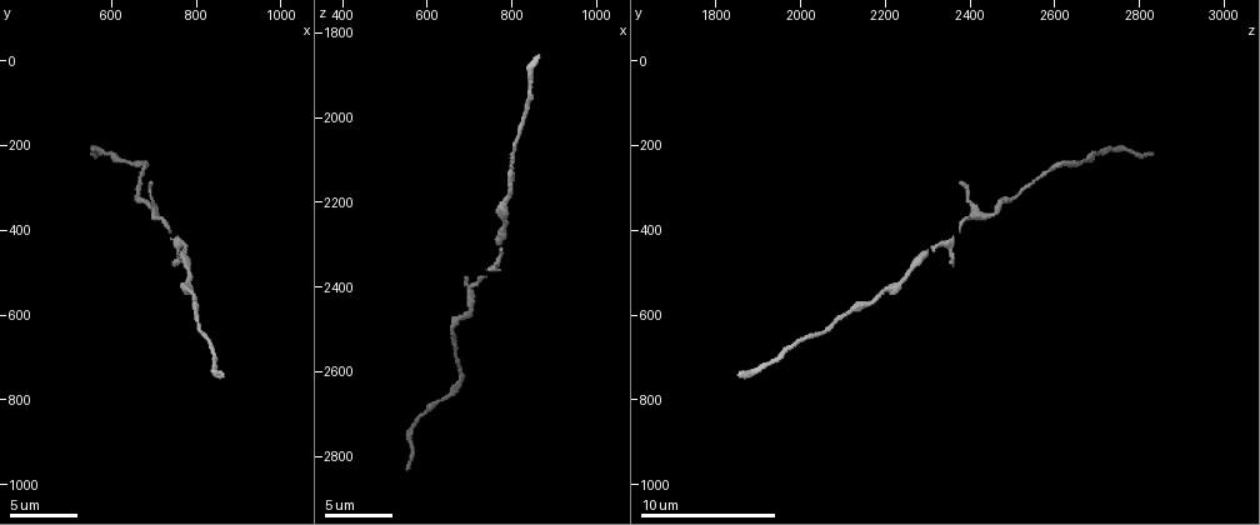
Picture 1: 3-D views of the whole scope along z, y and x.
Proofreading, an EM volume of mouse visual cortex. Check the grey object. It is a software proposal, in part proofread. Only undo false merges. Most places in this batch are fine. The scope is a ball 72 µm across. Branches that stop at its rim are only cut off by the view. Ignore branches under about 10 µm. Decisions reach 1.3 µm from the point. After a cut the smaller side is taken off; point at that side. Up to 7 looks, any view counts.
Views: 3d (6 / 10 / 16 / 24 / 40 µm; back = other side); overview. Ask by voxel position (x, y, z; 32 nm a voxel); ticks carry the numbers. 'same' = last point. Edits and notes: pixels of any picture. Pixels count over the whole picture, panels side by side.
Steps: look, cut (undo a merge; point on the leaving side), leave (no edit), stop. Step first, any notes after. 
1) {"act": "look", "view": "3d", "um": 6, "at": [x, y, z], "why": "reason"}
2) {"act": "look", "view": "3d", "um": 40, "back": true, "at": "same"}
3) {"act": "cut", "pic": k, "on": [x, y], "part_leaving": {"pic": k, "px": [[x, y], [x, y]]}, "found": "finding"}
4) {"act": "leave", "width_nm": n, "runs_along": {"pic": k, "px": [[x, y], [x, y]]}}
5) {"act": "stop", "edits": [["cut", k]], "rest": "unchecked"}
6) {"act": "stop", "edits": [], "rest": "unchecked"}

{"act": "look", "view": "3d", "um": 6, "at": [650, 240, 2660], "why": "a narrow waist"}

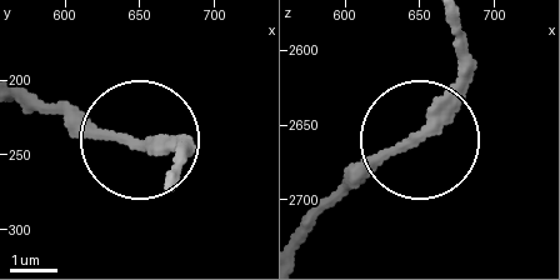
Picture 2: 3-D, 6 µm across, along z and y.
{"act": "look", "view": "3d", "um": 6, "back": true, "at": [646, 240, 2660], "why": "from behind"}

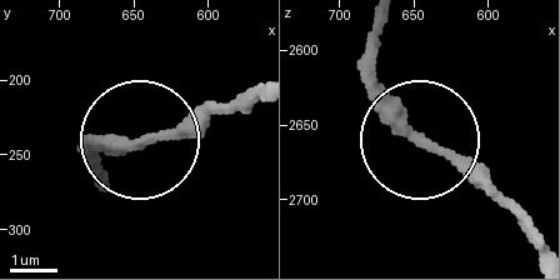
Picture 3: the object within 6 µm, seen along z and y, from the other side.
{"act": "leave", "width_nm": 260, "found": "continuous, no second neuron"}

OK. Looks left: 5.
{"act": "look", "view": "3d", "um": 10, "at": [785, 535, 2200], "why": "calibre changes"}

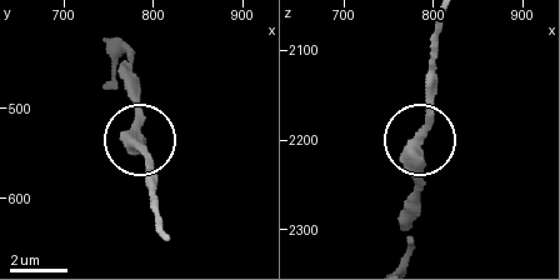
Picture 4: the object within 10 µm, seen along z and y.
{"act": "leave", "runs_along": {"pic": 4, "px": [[404, 253], [413, 153], [433, 90]]}, "found": "one neuron here"}

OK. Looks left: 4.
{"act": "look", "view": "3d", "um": 10, "at": [660, 330, 2505], "why": "thick turns thin"}

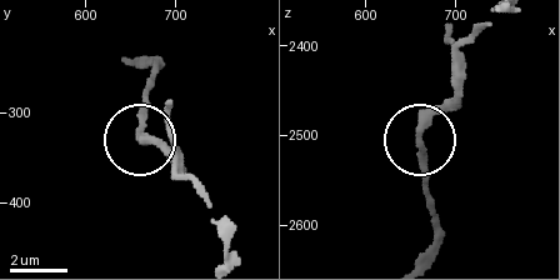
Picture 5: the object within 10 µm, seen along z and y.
{"act": "leave", "runs_along": {"pic": 5, "px": [[486, 25], [463, 51], [456, 99], [420, 136], [425, 191]]}, "found": "one neuron here"}

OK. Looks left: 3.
{"act": "look", "view": "3d", "um": 10, "at": [755, 425, 2355], "why": "three arms meet"}

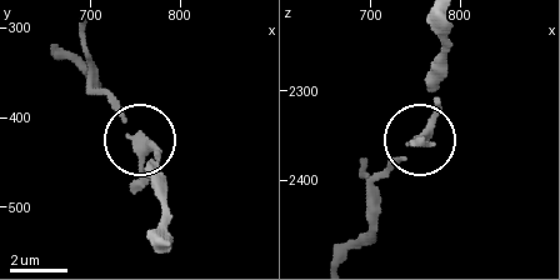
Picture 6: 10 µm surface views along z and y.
{"act": "look", "view": "3d", "um": 10, "back": true, "at": "same", "why": "from behind"}

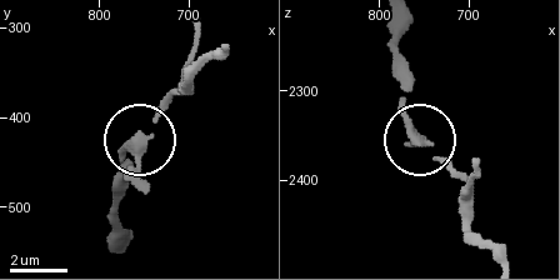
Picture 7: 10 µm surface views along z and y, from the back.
{"act": "leave", "side_arm_um": 21, "arms": 3, "found": "one neuron here"}

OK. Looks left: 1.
{"act": "stop", "edits": [], "rest": "unchecked"}

